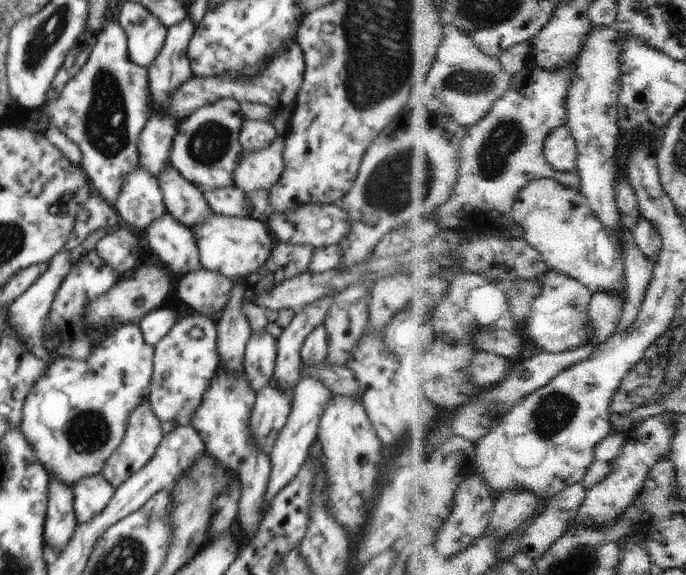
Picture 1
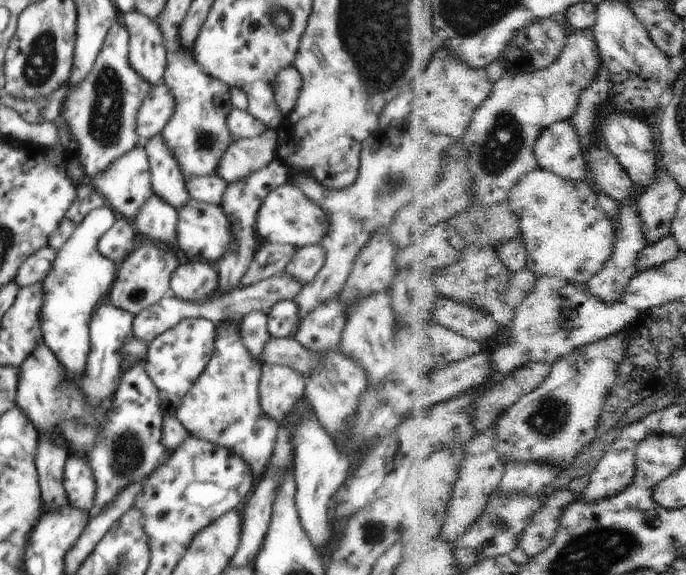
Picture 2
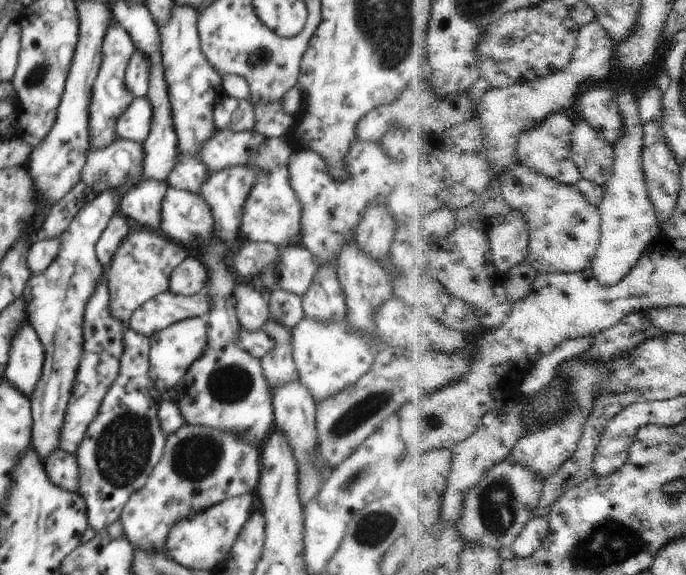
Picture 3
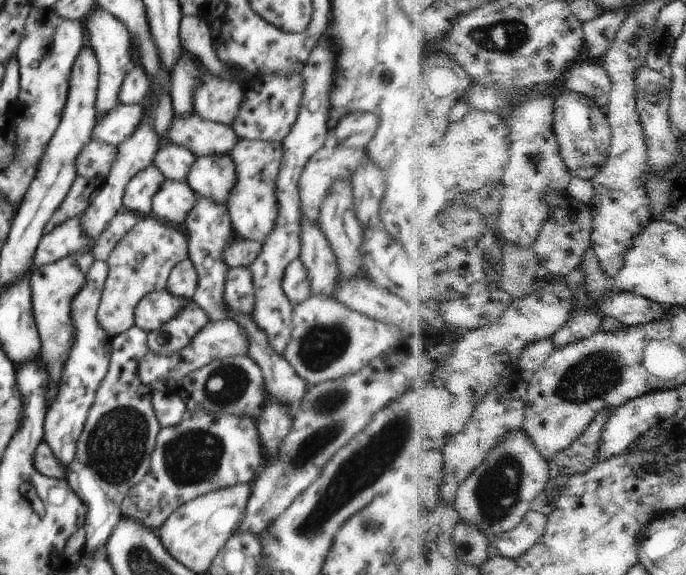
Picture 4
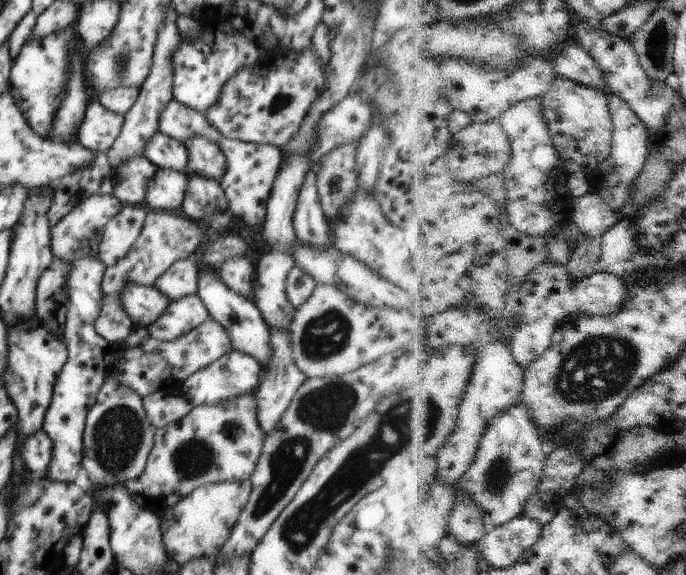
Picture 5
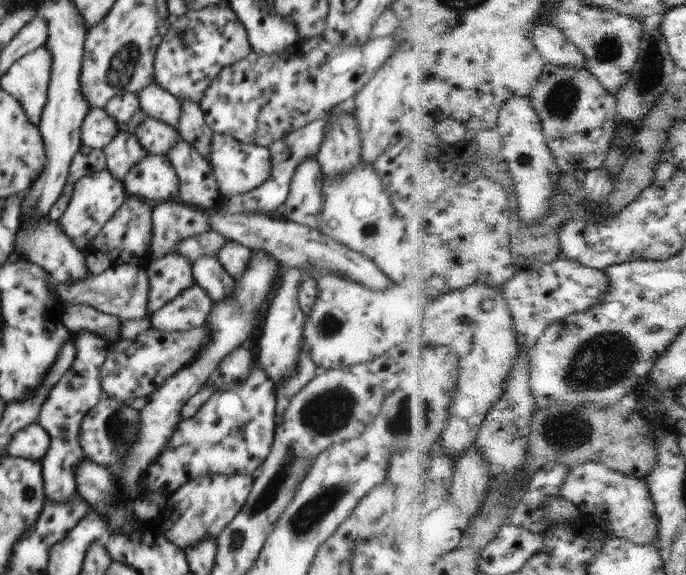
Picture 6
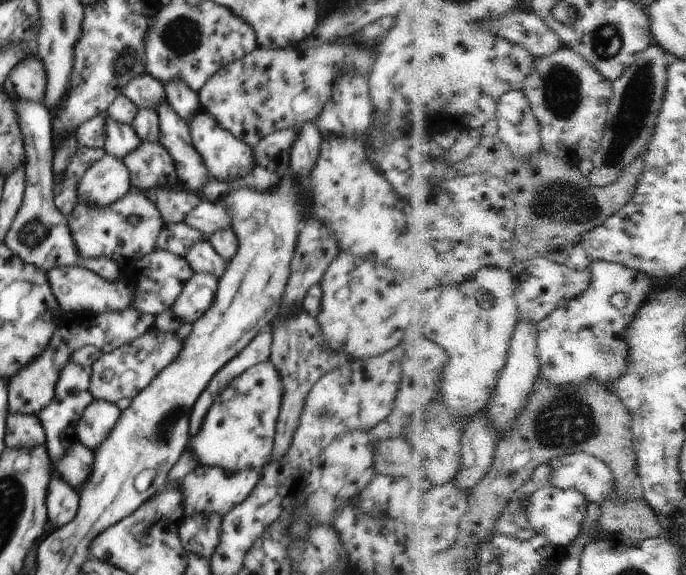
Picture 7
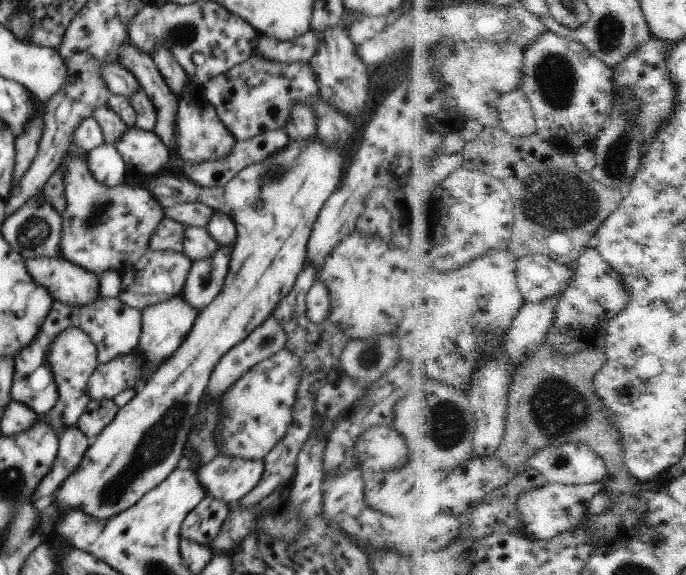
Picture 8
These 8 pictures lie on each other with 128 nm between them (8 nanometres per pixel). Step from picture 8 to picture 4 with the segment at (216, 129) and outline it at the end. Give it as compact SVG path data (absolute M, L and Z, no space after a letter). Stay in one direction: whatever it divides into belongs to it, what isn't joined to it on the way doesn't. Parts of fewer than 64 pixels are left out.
M241 139L230 152L236 166L236 186L228 196L228 212L232 228L237 237L264 244L266 236L276 226L278 218L278 198L276 198L276 178L282 166L284 150L280 142Z

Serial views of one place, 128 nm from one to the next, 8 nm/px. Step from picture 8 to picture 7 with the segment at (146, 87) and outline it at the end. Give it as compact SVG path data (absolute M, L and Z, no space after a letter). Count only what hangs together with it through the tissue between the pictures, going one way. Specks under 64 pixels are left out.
M159 103L155 108L159 121L159 144L174 160L179 184L200 193L210 174L202 158L193 148L190 130L169 103Z

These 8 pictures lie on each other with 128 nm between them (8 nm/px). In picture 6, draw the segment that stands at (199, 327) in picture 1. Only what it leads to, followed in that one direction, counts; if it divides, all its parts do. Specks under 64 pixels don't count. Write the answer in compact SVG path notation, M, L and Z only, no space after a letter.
M195 282L193 286L184 290L175 299L168 301L160 311L155 311L150 315L151 327L166 333L204 327L213 306L210 296Z

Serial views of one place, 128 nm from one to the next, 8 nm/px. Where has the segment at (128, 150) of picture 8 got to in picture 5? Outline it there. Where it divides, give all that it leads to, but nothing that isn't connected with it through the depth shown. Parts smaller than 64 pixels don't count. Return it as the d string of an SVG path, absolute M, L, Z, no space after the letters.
M173 169L156 170L147 185L144 205L148 209L180 212L187 188L187 176Z

